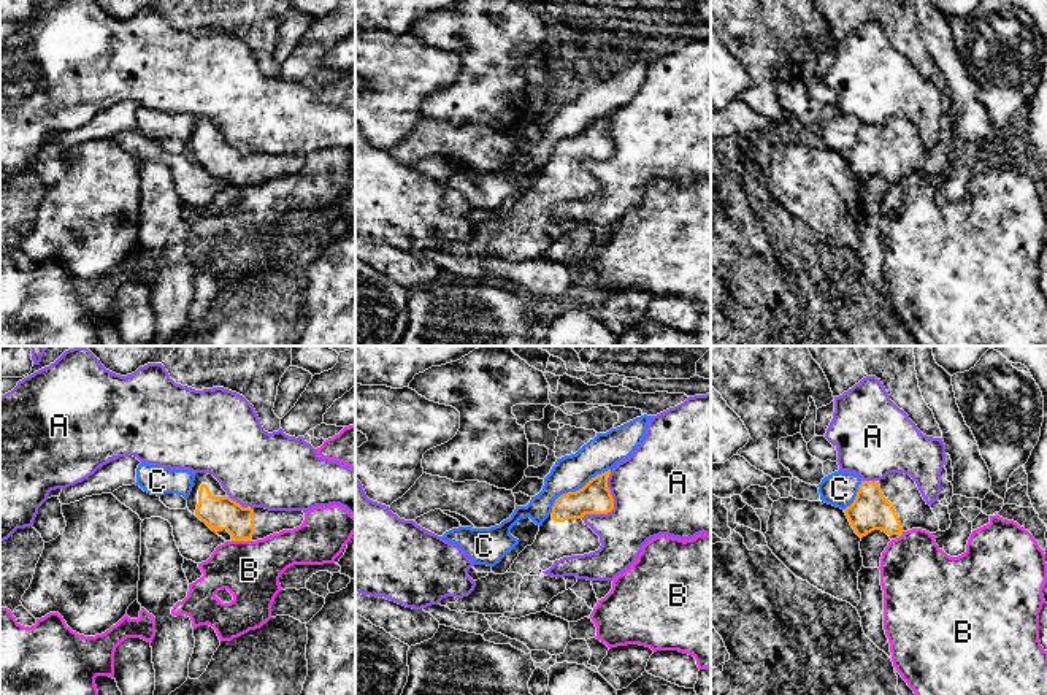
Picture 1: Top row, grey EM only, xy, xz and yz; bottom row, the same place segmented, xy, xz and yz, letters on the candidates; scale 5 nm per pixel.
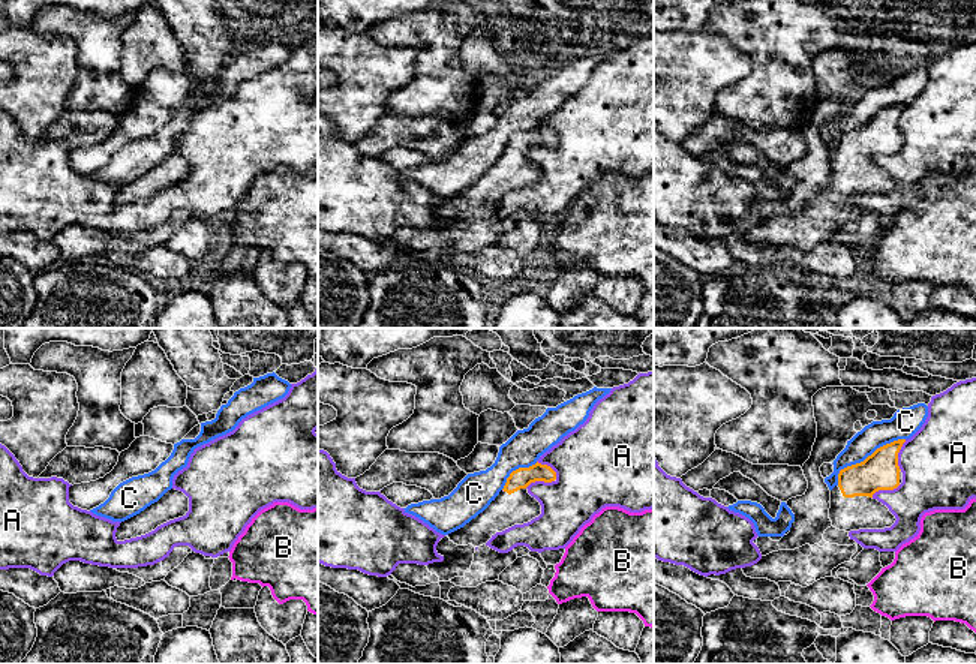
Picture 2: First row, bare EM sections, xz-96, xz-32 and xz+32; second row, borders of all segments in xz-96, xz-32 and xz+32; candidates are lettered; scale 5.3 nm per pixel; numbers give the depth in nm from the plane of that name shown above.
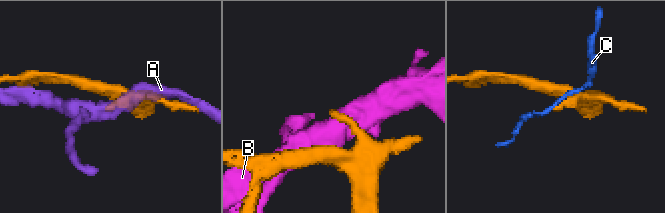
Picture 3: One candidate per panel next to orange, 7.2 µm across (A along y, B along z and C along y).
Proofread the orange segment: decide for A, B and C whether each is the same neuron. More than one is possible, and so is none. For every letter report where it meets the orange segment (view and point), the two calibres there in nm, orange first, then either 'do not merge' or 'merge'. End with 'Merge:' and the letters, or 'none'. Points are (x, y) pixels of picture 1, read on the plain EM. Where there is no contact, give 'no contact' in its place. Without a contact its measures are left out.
A: xz (611, 154) | 160/440 nm | do not merge
B: xy (238, 184) | 180/300 nm | do not merge
C: xz (576, 135) | 160/190 nm | do not merge
Merge: none

